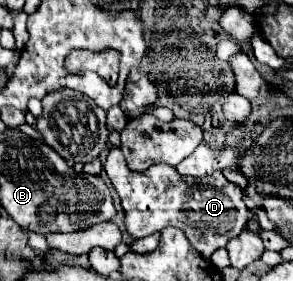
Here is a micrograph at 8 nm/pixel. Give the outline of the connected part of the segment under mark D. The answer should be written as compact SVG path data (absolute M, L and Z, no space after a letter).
M117 147L109 149L103 169L121 199L125 229L133 239L143 239L169 225L177 225L187 233L199 255L209 261L213 251L225 247L233 237L237 237L249 221L249 209L243 203L241 187L229 183L223 173L197 179L181 177L175 167L163 163L153 165L143 173L135 173L127 167L125 157Z

